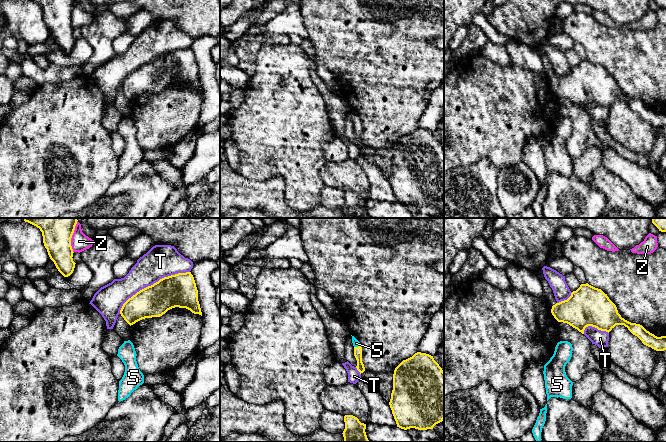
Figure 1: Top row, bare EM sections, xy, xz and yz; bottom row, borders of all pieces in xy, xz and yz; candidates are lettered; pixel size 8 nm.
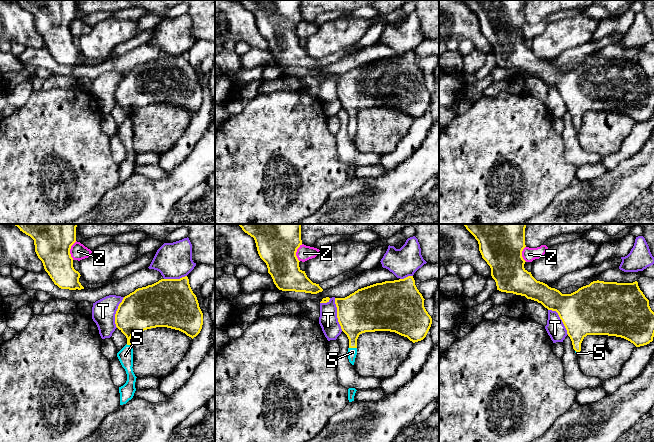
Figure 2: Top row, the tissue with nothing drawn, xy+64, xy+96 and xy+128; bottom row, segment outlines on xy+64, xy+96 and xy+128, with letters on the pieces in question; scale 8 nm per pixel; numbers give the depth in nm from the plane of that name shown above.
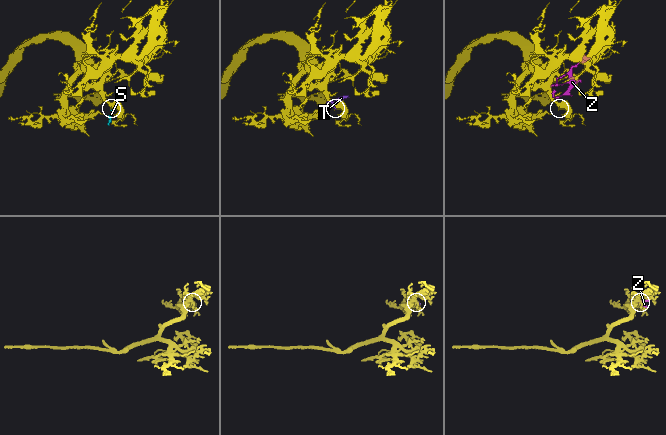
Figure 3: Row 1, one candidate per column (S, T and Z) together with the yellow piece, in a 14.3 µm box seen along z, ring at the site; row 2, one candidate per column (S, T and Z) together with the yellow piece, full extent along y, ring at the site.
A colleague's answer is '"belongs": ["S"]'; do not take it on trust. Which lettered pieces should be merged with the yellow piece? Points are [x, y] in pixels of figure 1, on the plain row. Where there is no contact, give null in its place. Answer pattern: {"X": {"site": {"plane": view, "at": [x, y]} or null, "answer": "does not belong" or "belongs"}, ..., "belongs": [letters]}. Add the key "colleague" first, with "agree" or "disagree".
{"colleague": "agree", "S": {"site": {"plane": "xz", "at": [358, 122]}, "answer": "belongs"}, "T": {"site": {"plane": "xy", "at": [151, 61]}, "answer": "does not belong"}, "Z": {"site": {"plane": "xy", "at": [71, 13]}, "answer": "does not belong"}, "belongs": ["S"]}

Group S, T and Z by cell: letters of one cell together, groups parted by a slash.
S / T Z

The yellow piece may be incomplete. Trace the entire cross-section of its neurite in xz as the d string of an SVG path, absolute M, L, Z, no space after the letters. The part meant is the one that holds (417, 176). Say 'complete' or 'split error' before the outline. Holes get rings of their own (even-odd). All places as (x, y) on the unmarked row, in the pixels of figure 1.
complete; M417 128L395 144L389 181L397 203L404 206L433 205L444 196L444 147L433 132Z

